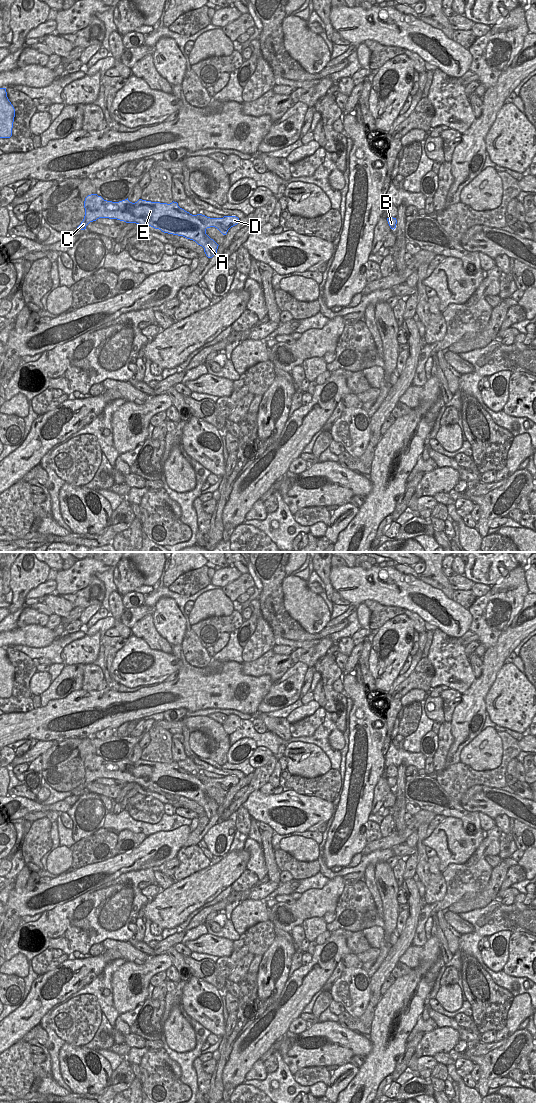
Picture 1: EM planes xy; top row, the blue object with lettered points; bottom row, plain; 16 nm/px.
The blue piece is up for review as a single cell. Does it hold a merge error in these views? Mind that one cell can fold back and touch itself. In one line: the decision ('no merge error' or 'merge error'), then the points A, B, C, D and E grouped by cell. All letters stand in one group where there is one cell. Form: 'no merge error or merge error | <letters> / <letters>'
no merge error | A B C D E

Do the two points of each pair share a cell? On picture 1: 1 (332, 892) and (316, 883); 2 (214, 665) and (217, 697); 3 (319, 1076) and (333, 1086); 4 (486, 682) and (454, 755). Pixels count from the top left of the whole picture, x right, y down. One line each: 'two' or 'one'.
1: two
2: two
3: two
4: one

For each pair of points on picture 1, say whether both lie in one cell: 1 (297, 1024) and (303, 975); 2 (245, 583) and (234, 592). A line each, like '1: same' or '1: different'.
1: different
2: same

